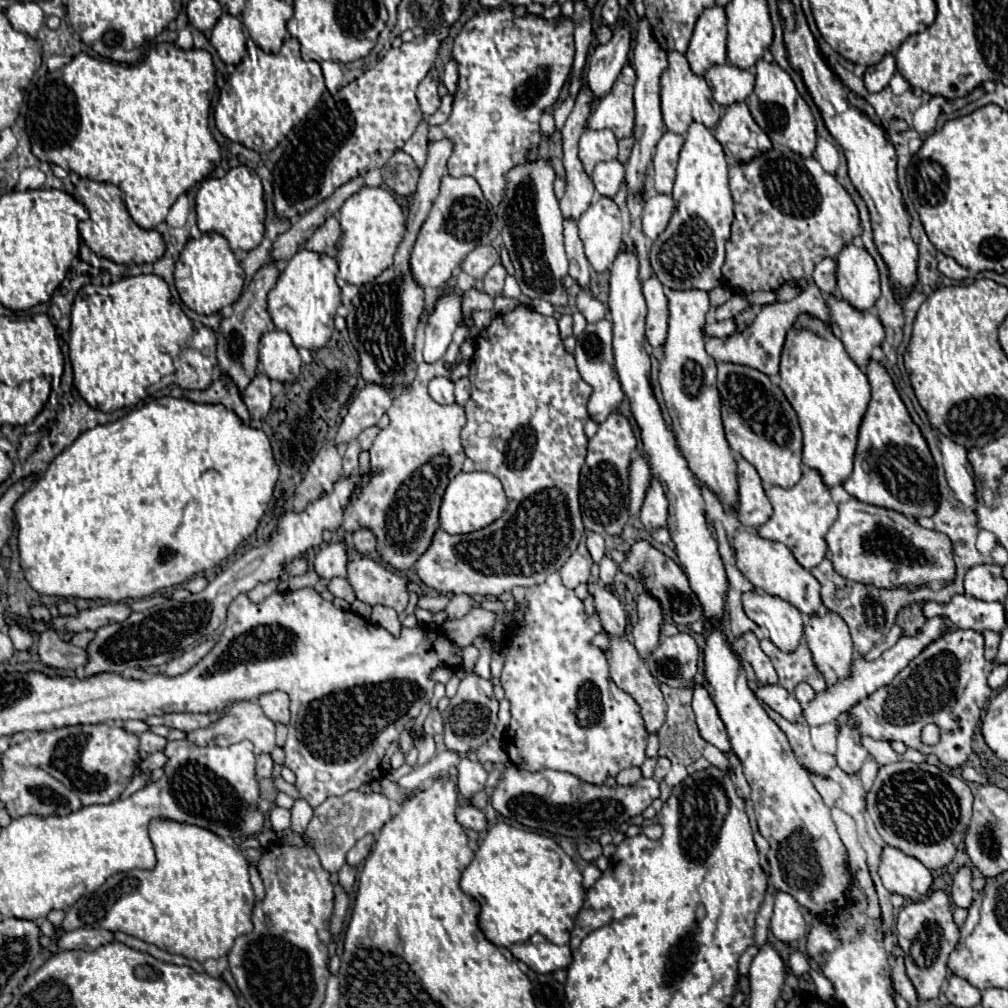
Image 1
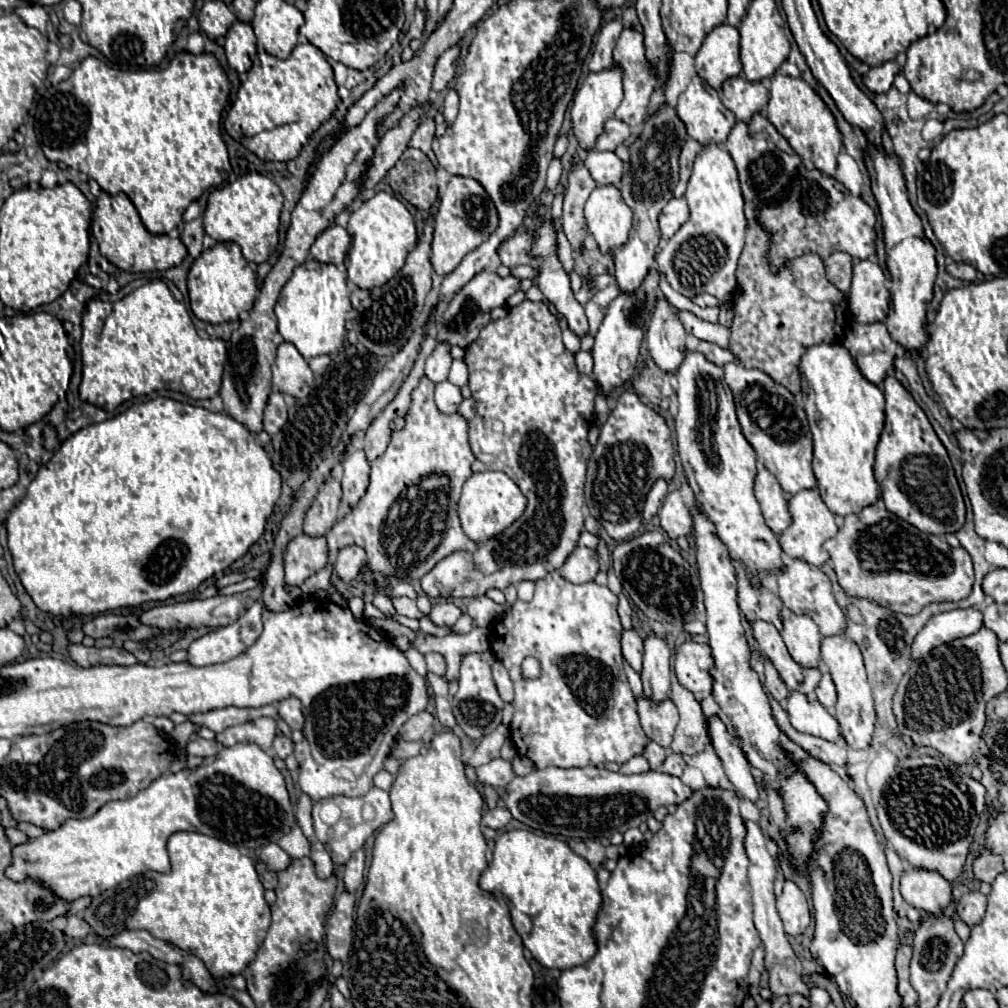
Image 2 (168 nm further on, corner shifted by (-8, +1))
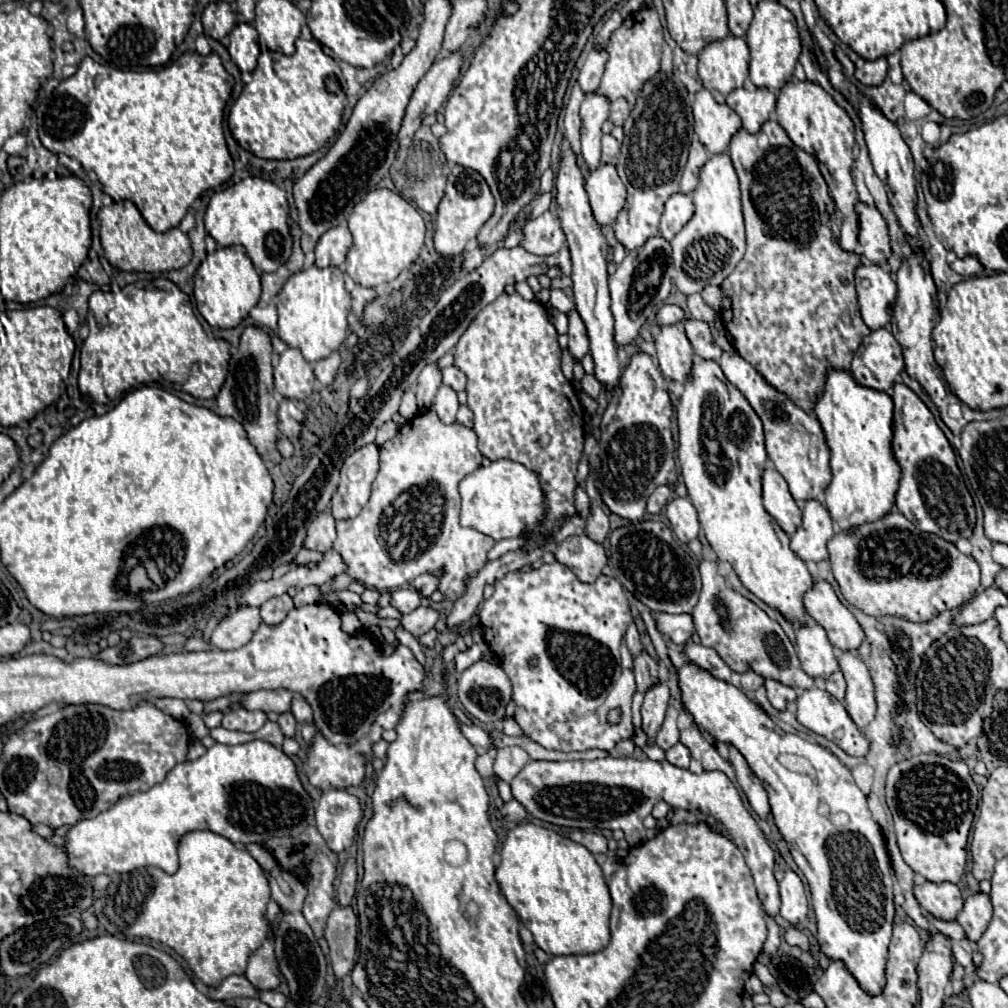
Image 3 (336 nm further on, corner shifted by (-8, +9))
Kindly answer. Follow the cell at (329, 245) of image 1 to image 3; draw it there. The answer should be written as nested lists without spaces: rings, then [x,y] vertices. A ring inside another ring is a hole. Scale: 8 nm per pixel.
[[[334,226],[330,230],[326,230],[314,252],[316,252],[316,266],[324,268],[324,266],[342,266],[346,260],[346,252],[352,246],[352,234],[346,226]]]

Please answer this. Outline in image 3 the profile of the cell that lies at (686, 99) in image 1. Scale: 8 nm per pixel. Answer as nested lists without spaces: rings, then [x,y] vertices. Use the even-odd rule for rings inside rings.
[[[706,88],[696,92],[692,114],[694,114],[694,132],[712,154],[726,152],[730,138],[742,126],[740,116],[730,106],[716,102]]]

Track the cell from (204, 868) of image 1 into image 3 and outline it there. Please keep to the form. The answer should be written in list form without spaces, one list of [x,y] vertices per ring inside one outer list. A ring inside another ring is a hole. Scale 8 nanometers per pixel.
[[[210,830],[184,834],[178,842],[178,856],[180,868],[176,874],[166,874],[164,870],[150,866],[114,876],[106,892],[96,896],[92,908],[100,926],[104,926],[112,936],[134,936],[162,942],[174,948],[206,986],[218,986],[232,974],[244,974],[250,952],[254,952],[268,934],[268,878],[244,848],[236,848],[230,840]]]

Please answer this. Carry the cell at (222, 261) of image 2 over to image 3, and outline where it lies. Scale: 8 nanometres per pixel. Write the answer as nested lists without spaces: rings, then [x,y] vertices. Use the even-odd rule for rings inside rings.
[[[236,246],[218,248],[208,254],[194,274],[194,300],[198,312],[214,328],[232,328],[238,326],[250,312],[250,308],[260,298],[260,274],[256,272],[246,250]]]

